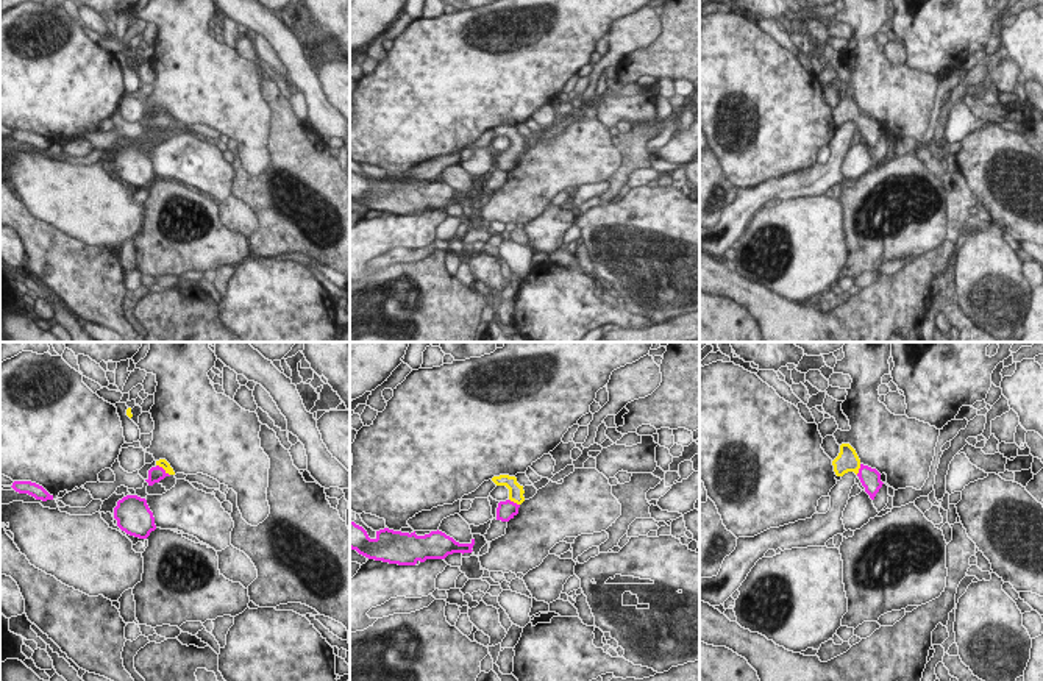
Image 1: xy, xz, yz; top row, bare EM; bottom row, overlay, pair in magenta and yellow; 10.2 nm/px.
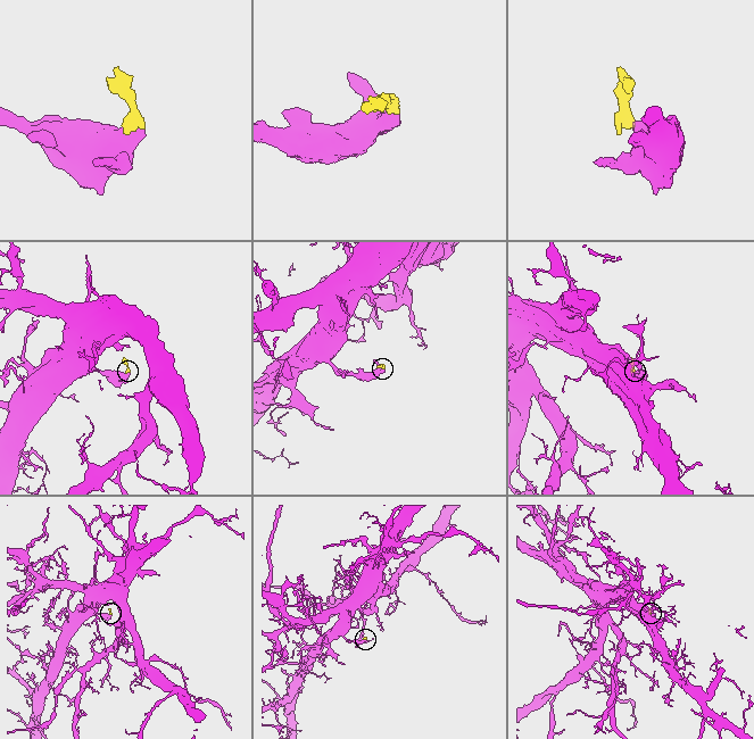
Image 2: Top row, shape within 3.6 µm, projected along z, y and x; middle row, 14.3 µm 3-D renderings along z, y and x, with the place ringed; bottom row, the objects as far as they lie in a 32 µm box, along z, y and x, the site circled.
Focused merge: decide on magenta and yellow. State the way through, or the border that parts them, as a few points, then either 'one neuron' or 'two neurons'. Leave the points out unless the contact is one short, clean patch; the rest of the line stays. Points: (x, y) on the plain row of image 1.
way xy (155, 124), (163, 119), (161, 113); one neuron

